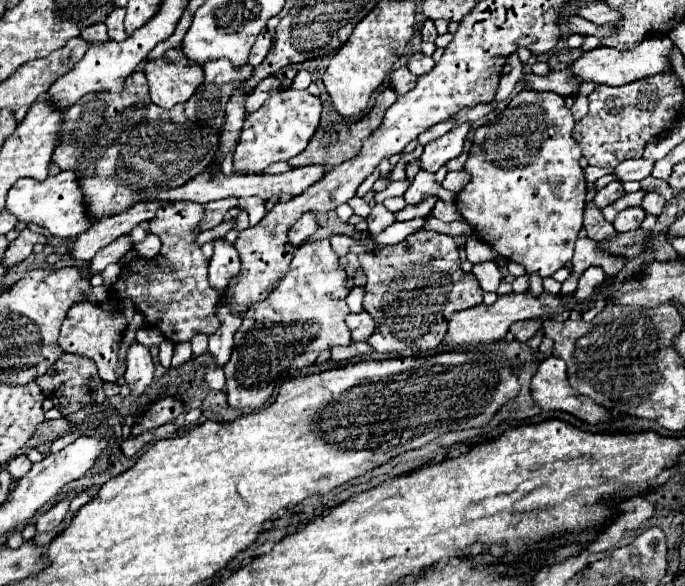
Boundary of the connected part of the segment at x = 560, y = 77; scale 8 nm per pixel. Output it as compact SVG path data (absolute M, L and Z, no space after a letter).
M564 69L564 71L550 71L548 75L524 73L524 87L532 91L554 91L562 97L568 97L578 93L580 83L570 77L568 69Z

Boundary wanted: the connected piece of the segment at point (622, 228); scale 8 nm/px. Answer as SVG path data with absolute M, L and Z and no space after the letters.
M630 207L630 209L624 209L618 213L618 217L614 219L614 229L618 233L626 233L626 231L636 231L640 229L640 223L644 221L646 213L642 207Z

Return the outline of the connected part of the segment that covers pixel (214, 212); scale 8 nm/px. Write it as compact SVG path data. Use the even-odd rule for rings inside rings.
M227 197L217 201L205 204L204 219L200 224L200 230L205 231L214 228L223 222L223 218L229 209L236 207L238 199L236 197Z

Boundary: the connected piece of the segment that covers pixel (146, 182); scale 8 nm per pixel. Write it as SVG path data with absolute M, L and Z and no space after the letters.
M136 71L128 77L120 93L90 93L62 113L60 141L52 153L52 161L60 169L70 169L76 173L84 193L86 213L92 221L100 221L114 213L122 213L136 201L156 197L156 193L164 193L164 189L176 189L206 171L218 147L218 133L220 131L214 129L204 131L200 123L186 119L182 103L174 105L172 109L160 109L158 105L152 105L146 77L142 71Z

